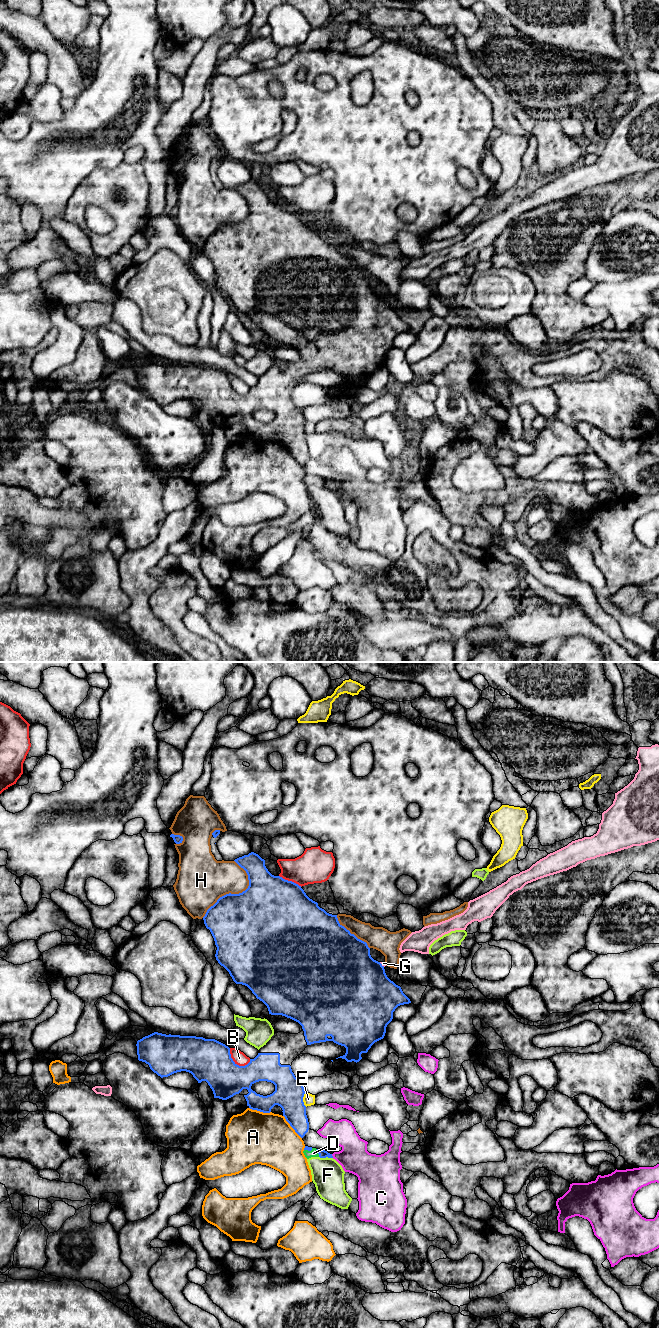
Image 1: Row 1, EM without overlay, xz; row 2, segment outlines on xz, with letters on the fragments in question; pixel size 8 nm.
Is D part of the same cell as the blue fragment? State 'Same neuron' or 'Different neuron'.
Same neuron

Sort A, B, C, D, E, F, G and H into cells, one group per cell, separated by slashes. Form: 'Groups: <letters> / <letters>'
Groups: A / B / C / D / E / F / G / H

